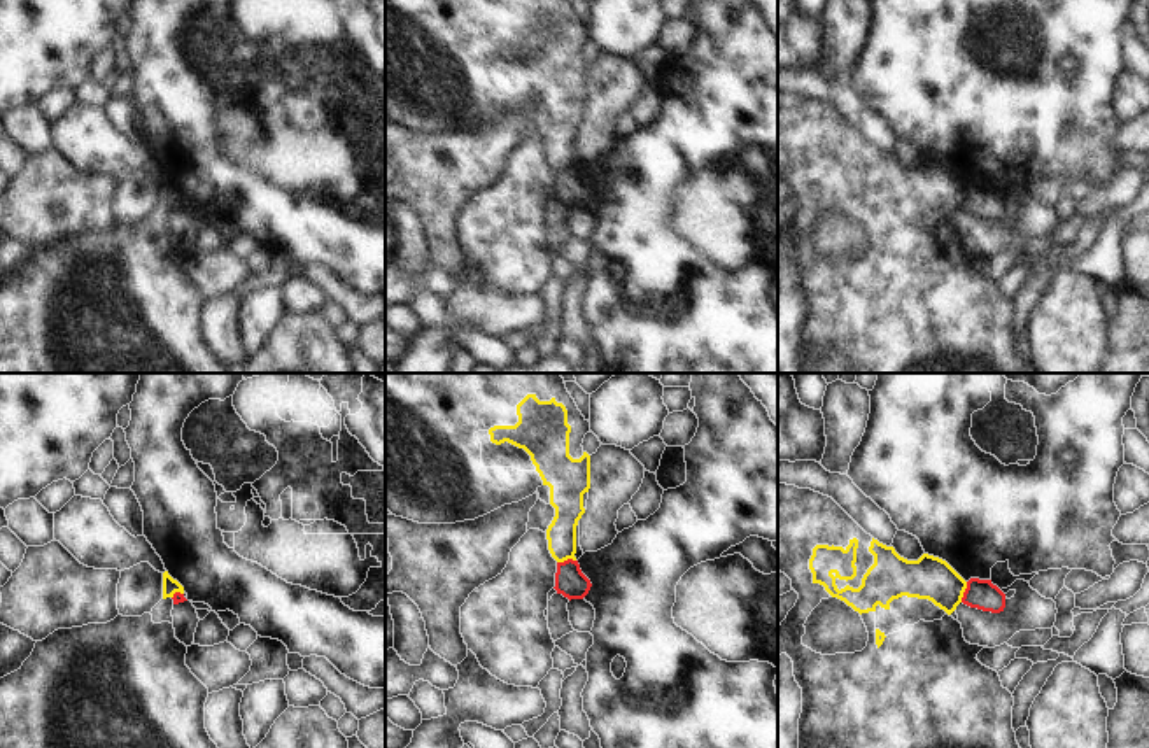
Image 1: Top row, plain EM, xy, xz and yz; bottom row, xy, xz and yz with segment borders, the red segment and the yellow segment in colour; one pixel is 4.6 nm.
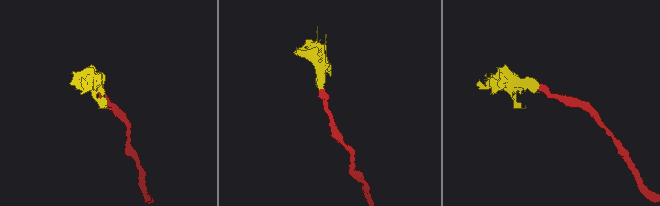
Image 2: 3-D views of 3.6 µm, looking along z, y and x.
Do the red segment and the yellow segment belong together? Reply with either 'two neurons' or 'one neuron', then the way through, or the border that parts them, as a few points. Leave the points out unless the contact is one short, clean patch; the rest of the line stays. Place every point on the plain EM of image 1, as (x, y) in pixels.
two neurons | along yz (967, 190), (960, 209)

